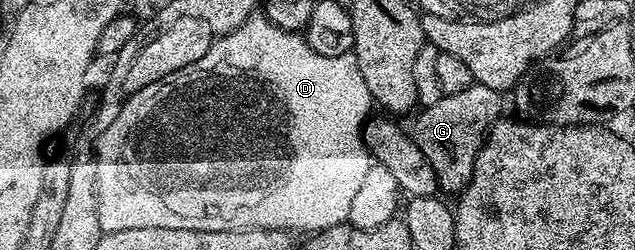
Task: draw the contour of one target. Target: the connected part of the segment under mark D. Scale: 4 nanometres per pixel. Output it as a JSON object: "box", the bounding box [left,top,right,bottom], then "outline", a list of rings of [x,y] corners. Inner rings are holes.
{"box":[95,16,371,234],"outline":[[[254,16],[248,18],[243,25],[235,28],[231,33],[216,39],[212,48],[207,52],[207,56],[203,56],[203,60],[196,62],[192,68],[200,72],[196,82],[175,80],[178,102],[161,102],[158,106],[136,106],[136,101],[130,100],[121,109],[119,116],[115,116],[113,123],[101,133],[101,138],[95,147],[95,157],[97,160],[97,203],[99,204],[99,224],[102,231],[110,234],[111,232],[123,232],[127,228],[195,228],[196,230],[206,230],[207,232],[219,232],[220,230],[246,230],[247,228],[256,227],[280,227],[290,232],[302,232],[301,230],[316,232],[318,230],[326,230],[332,226],[342,225],[351,212],[351,200],[355,197],[355,191],[361,187],[363,176],[367,176],[371,165],[371,155],[363,137],[363,127],[371,114],[371,111],[369,111],[371,99],[367,92],[367,84],[363,81],[363,72],[359,72],[359,64],[352,53],[347,53],[343,56],[319,56],[319,52],[315,52],[310,48],[300,33],[279,28],[264,16]]]}

